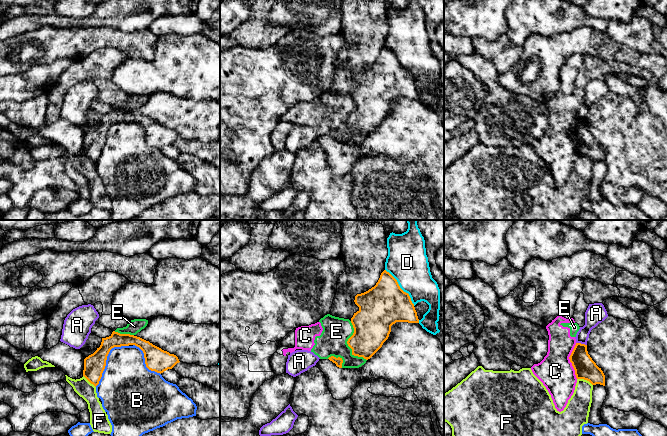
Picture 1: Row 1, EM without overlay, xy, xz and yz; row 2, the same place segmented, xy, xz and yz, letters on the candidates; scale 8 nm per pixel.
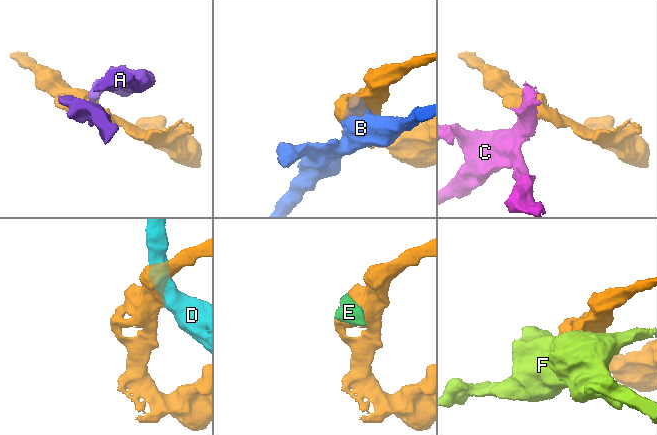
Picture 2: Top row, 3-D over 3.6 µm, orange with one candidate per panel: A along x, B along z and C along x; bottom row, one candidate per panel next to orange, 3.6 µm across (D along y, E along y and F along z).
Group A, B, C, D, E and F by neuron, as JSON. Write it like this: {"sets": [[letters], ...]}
{"sets": [["A"], ["B"], ["C", "E"], ["D"], ["F"]]}

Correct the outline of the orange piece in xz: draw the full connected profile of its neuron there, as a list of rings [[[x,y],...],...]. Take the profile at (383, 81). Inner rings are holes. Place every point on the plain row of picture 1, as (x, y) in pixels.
[[[386,46],[381,49],[376,61],[364,69],[357,70],[354,78],[359,86],[351,94],[354,109],[347,120],[352,125],[352,131],[366,136],[382,123],[389,113],[393,100],[396,98],[419,99],[409,70],[400,64],[397,56]]]

